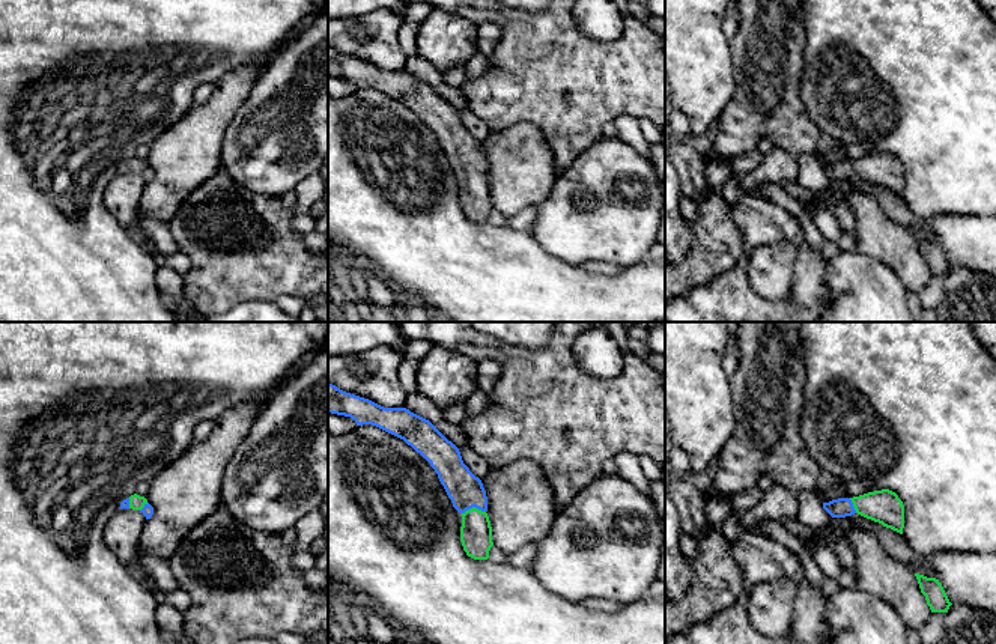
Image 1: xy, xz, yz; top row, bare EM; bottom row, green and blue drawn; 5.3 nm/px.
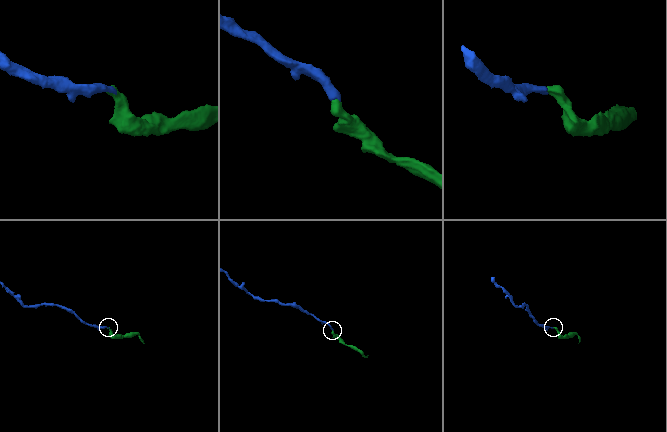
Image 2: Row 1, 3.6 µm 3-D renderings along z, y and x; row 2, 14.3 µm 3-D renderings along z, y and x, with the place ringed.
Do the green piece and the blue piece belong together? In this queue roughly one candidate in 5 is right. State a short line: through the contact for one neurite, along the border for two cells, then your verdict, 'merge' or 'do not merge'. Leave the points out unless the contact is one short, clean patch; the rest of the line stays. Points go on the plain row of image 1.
line xz (476, 196), (473, 170), (465, 154); merge

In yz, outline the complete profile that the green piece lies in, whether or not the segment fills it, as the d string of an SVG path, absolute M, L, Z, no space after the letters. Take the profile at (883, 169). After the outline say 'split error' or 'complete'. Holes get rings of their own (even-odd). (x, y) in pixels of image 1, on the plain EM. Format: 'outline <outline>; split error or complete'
outline M889 152L868 155L853 161L838 161L823 166L832 181L846 181L855 176L882 187L903 197L904 169L898 158Z; split error

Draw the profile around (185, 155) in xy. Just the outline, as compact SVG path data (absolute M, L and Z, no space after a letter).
M250 60L226 74L206 104L194 104L150 143L146 163L153 178L143 190L140 215L167 224L182 202L221 169L224 132L262 71Z

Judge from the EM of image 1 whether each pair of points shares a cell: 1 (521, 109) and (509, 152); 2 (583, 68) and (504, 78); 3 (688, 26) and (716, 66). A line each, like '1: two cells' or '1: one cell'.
1: two cells
2: one cell
3: one cell

